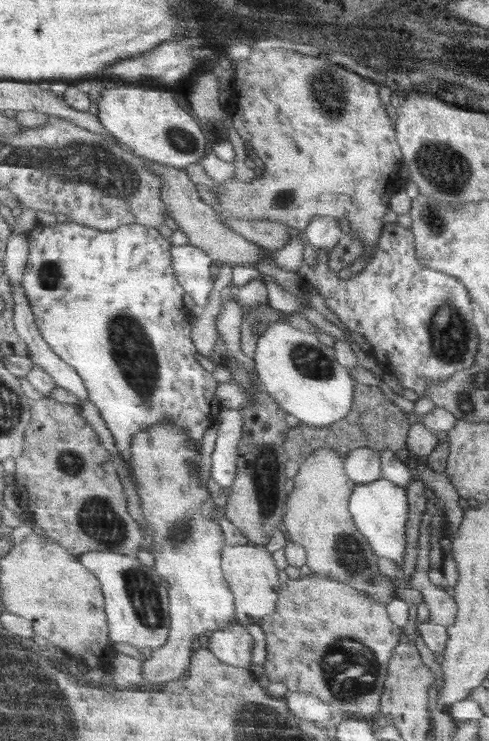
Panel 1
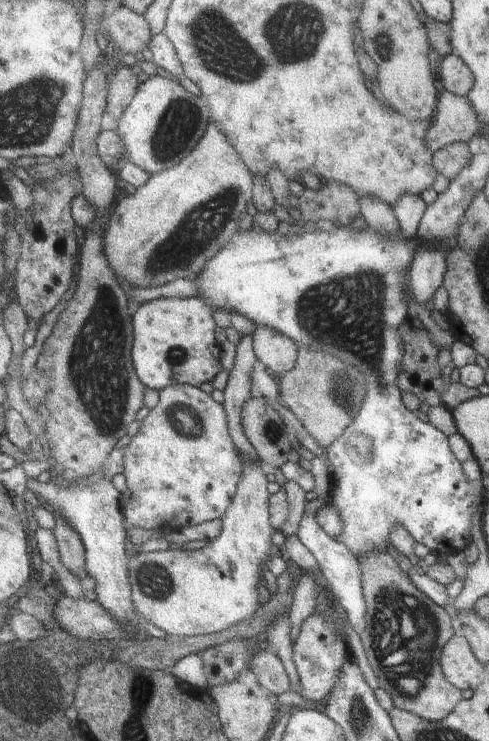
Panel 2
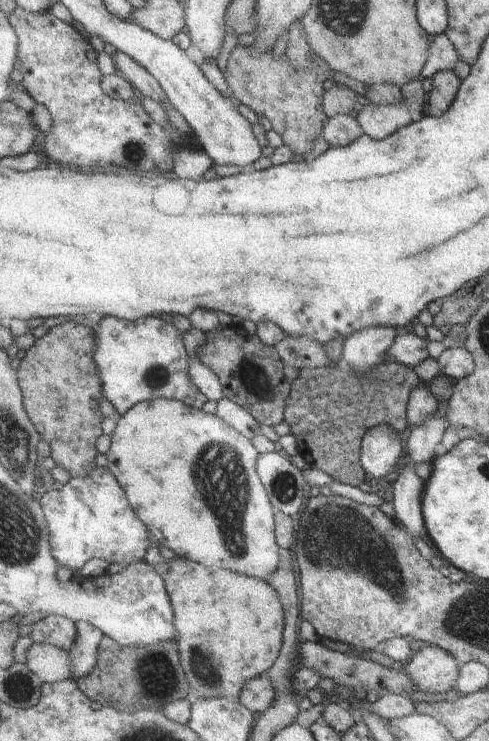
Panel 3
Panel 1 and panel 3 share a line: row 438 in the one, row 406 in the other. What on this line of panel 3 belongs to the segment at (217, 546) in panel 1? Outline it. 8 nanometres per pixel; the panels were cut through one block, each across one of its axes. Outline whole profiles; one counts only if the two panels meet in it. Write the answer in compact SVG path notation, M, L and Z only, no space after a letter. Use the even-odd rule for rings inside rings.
M155 399L154 401L143 401L136 404L127 414L122 415L118 420L115 434L112 436L112 445L110 451L106 454L106 458L108 460L107 468L120 481L132 509L147 525L148 531L156 538L159 546L166 546L176 552L177 556L185 557L199 564L205 564L209 568L231 568L231 571L239 572L242 575L267 578L269 574L277 572L277 568L280 567L281 555L279 554L279 548L281 546L277 544L277 538L275 538L276 508L273 506L268 489L265 488L264 481L257 470L260 455L259 449L248 436L241 434L220 416L189 406L180 400Z

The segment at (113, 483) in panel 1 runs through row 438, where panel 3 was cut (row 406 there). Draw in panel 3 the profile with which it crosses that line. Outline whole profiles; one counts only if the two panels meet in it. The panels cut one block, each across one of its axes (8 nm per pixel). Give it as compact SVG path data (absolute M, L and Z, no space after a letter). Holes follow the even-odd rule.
M69 319L55 325L20 361L17 373L24 405L42 440L51 445L51 456L70 479L88 477L97 468L97 440L104 434L106 416L101 408L104 384L95 356L98 349L96 329Z

